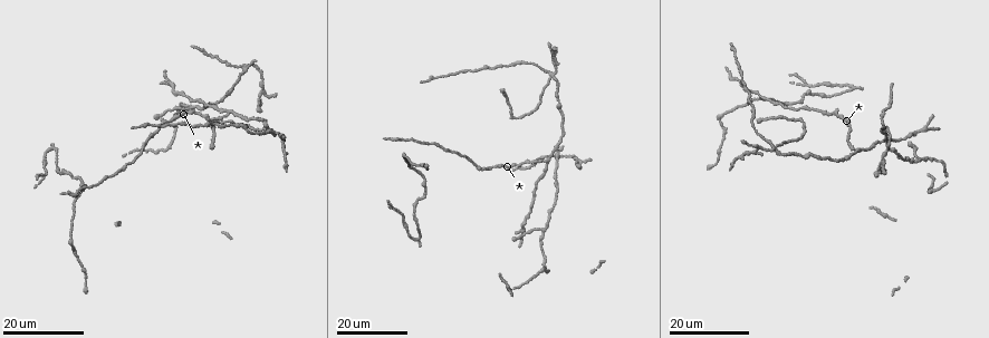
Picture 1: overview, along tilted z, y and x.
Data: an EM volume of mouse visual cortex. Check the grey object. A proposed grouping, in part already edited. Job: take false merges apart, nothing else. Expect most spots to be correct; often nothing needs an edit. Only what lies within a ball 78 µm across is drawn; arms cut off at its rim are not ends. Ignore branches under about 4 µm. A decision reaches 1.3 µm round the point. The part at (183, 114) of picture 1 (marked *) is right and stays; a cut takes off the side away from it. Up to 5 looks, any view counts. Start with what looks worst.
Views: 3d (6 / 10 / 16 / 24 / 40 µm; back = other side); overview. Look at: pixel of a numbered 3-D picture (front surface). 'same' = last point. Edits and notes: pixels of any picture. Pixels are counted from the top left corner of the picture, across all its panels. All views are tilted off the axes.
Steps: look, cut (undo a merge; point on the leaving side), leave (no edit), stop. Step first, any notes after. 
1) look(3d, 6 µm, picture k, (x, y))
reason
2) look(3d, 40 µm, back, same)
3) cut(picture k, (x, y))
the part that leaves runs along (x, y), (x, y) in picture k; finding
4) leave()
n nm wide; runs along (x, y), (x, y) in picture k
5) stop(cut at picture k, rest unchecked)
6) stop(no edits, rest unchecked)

look(3d, 24 µm, picture 1, (551, 76))
four or more arms meet

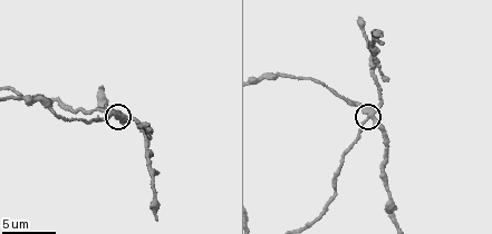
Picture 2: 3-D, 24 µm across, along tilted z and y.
look(3d, 10 µm, picture 2, (368, 117))

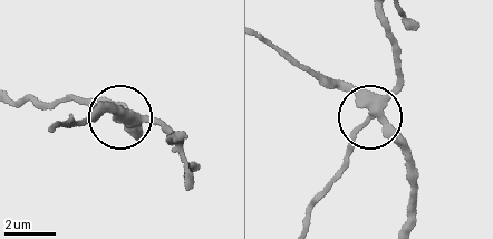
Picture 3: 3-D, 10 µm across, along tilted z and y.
cut(picture 3, (348, 144))
the part that leaves runs along (370, 117), (309, 218) in picture 3; a second neuron is stuck on

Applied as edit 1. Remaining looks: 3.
look(3d, 24 µm, picture 1, (190, 107))
three-way junction

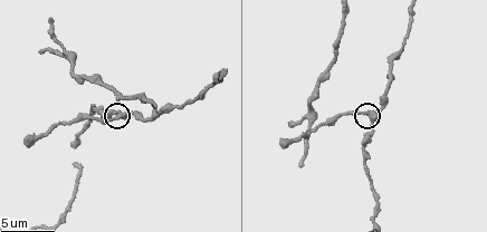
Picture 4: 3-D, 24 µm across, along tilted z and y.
look(3d, 6 µm, picture 4, (373, 121))

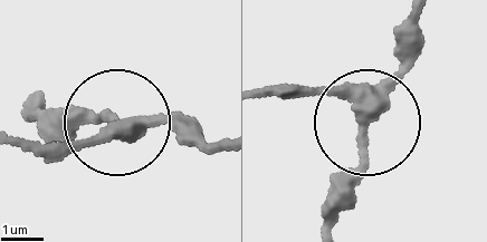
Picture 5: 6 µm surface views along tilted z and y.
look(3d, 6 µm, back, picture 5, (364, 124))

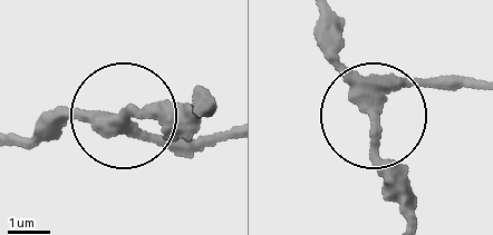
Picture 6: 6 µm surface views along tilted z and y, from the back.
leave()
270 nm wide; one neuron here

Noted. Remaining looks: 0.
stop(cut at picture 3, rest unchecked)

